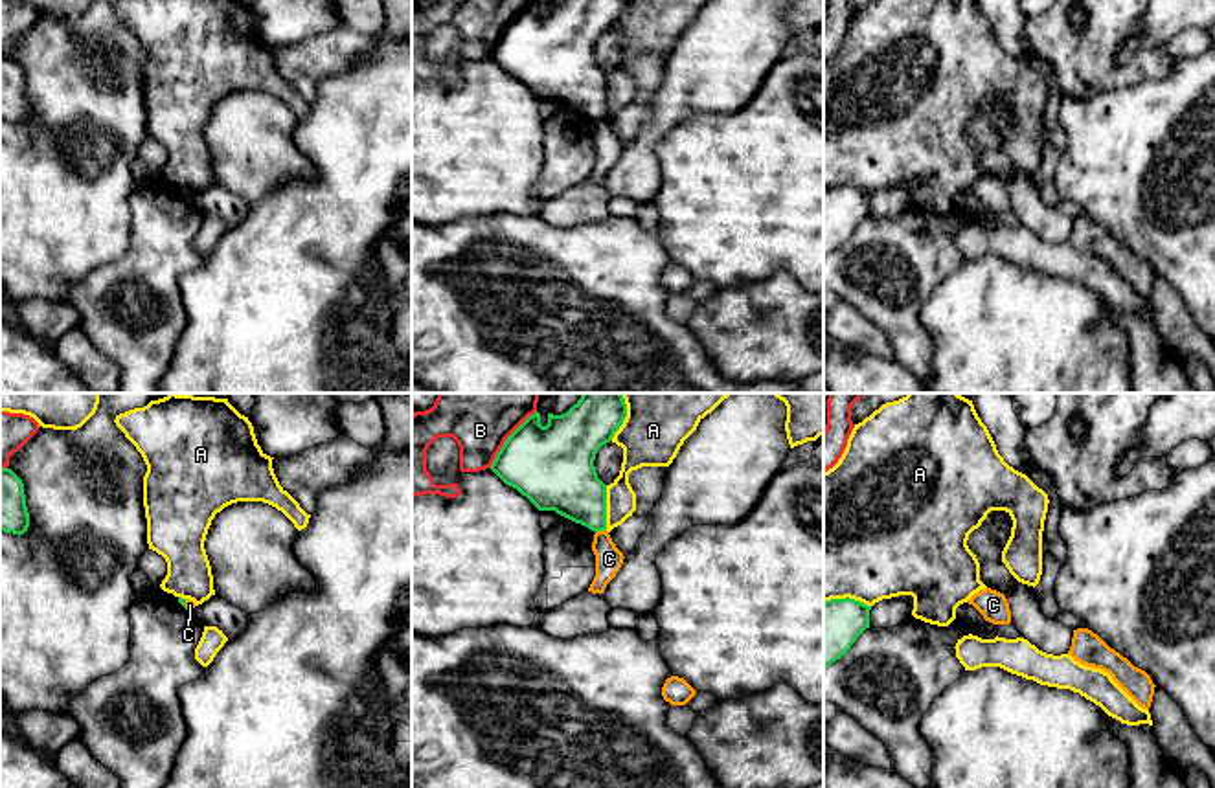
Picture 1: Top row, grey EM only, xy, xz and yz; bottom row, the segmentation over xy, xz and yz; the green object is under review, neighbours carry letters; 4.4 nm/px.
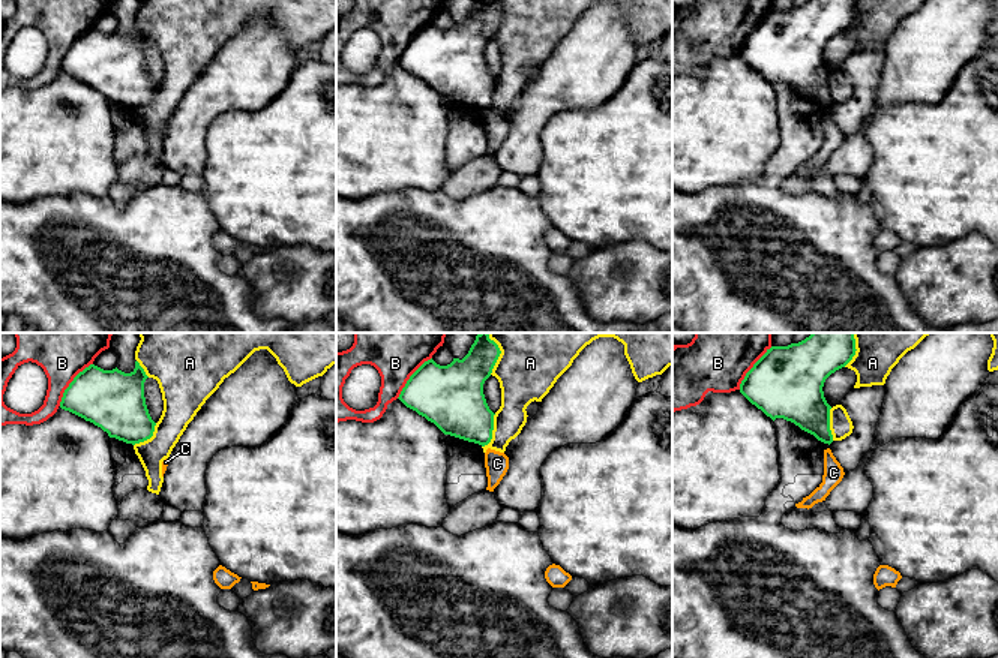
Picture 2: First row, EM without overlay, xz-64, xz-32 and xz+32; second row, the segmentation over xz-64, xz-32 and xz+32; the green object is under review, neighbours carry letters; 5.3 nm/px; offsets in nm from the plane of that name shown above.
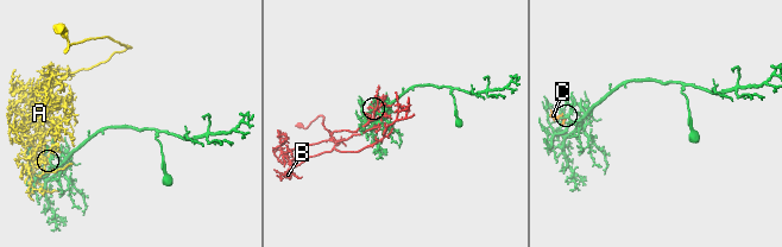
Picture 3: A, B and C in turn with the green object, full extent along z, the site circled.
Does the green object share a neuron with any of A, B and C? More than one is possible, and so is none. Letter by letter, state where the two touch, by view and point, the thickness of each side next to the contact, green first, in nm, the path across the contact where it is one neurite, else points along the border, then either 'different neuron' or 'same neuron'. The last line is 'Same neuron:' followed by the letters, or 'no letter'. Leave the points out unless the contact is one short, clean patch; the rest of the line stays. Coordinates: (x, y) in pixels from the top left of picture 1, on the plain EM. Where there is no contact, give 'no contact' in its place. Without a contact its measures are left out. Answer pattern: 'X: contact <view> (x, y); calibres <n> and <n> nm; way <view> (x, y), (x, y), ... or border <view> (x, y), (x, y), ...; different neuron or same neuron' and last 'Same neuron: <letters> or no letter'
A: contact xz (605, 96); calibres 320 and 130 nm; different neuron
B: contact xz (506, 28); calibres 360 and 200 nm; different neuron
C: contact xz (600, 118); calibres 260 and 120 nm; border xz (605, 118), (596, 122); different neuron
Same neuron: no letter

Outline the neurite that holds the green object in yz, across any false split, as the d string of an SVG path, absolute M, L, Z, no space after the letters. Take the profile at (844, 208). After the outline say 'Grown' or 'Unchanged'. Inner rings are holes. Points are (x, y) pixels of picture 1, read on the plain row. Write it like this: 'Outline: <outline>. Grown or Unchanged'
Outline: M849 186L823 189L823 257L849 241L869 217L869 198L871 195Z. Unchanged

